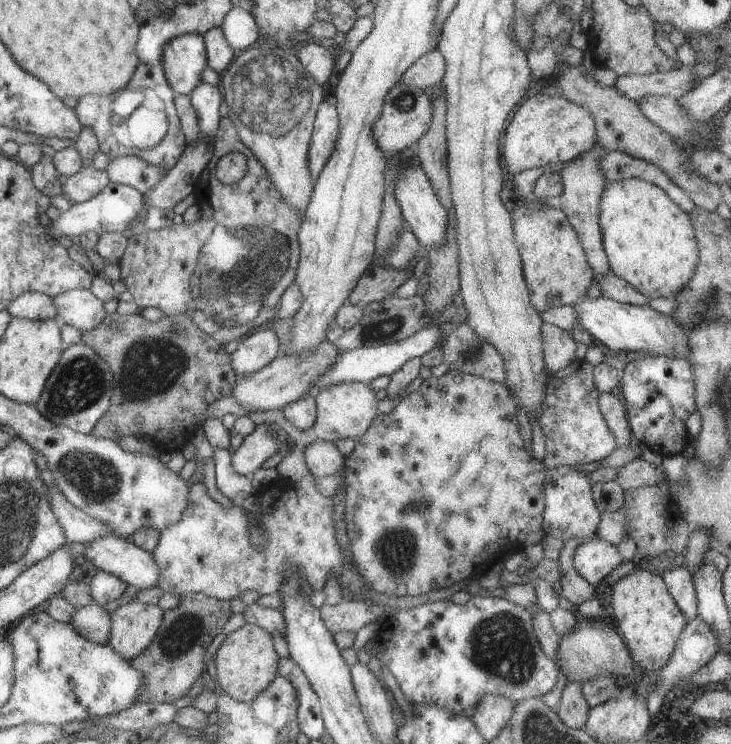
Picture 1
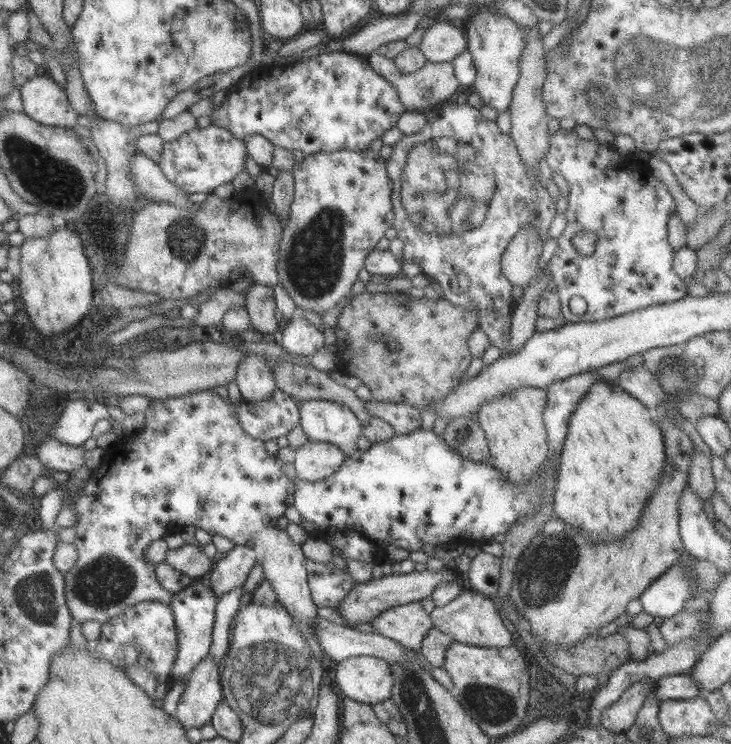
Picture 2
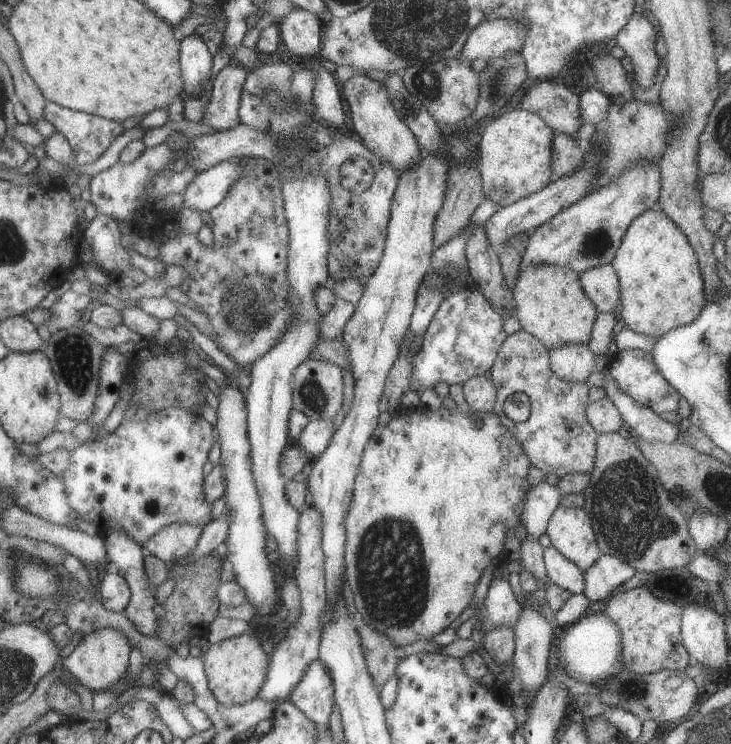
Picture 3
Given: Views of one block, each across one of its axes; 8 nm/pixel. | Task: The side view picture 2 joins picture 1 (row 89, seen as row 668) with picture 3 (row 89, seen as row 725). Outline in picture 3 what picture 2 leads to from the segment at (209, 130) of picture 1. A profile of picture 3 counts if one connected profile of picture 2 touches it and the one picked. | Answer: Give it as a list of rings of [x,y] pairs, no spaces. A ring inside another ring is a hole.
[[[189,32],[187,37],[181,37],[180,70],[184,80],[183,95],[194,96],[202,94],[206,82],[212,78],[213,55],[203,36]]]

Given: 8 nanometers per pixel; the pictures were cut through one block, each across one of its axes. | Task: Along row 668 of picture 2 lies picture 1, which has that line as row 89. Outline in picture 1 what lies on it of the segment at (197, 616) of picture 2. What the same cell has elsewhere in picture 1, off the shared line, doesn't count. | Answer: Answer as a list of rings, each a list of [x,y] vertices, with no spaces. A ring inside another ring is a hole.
[[[200,33],[178,35],[165,44],[164,72],[176,95],[189,95],[202,82],[200,73],[207,65],[207,58],[205,38]]]

